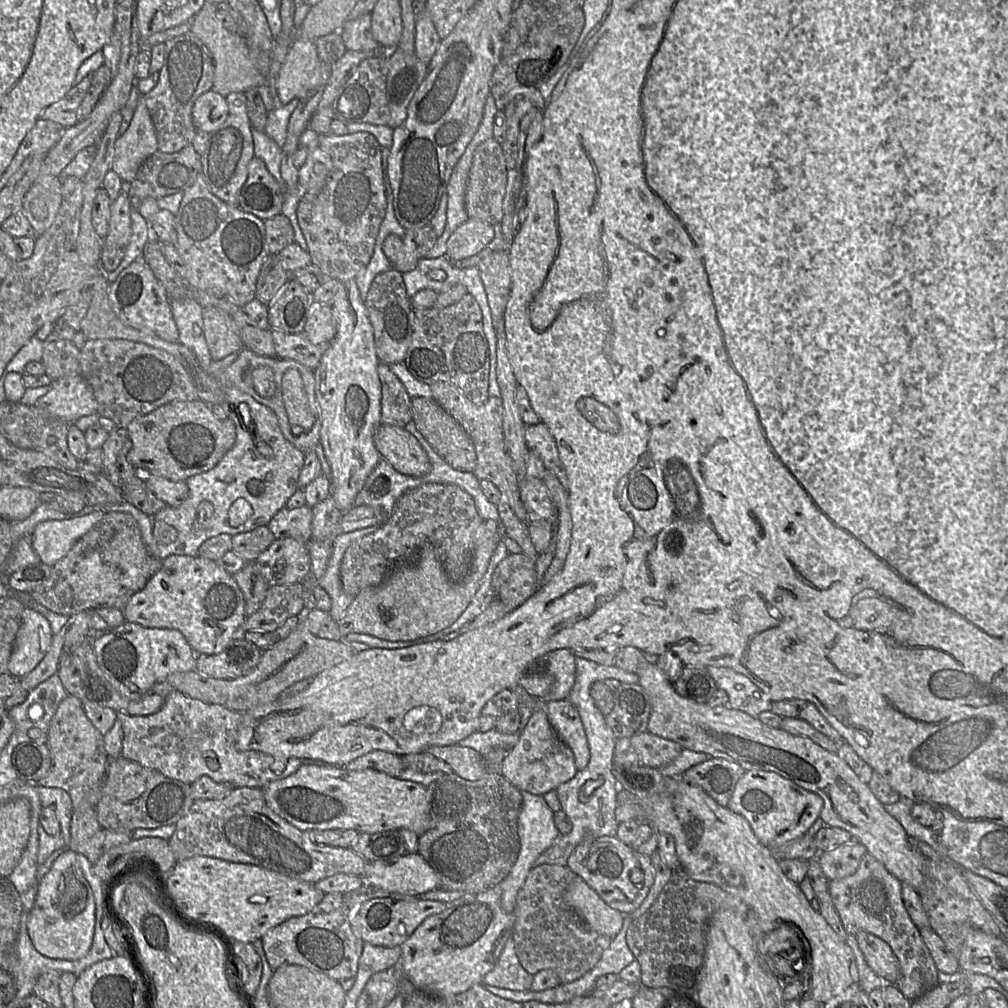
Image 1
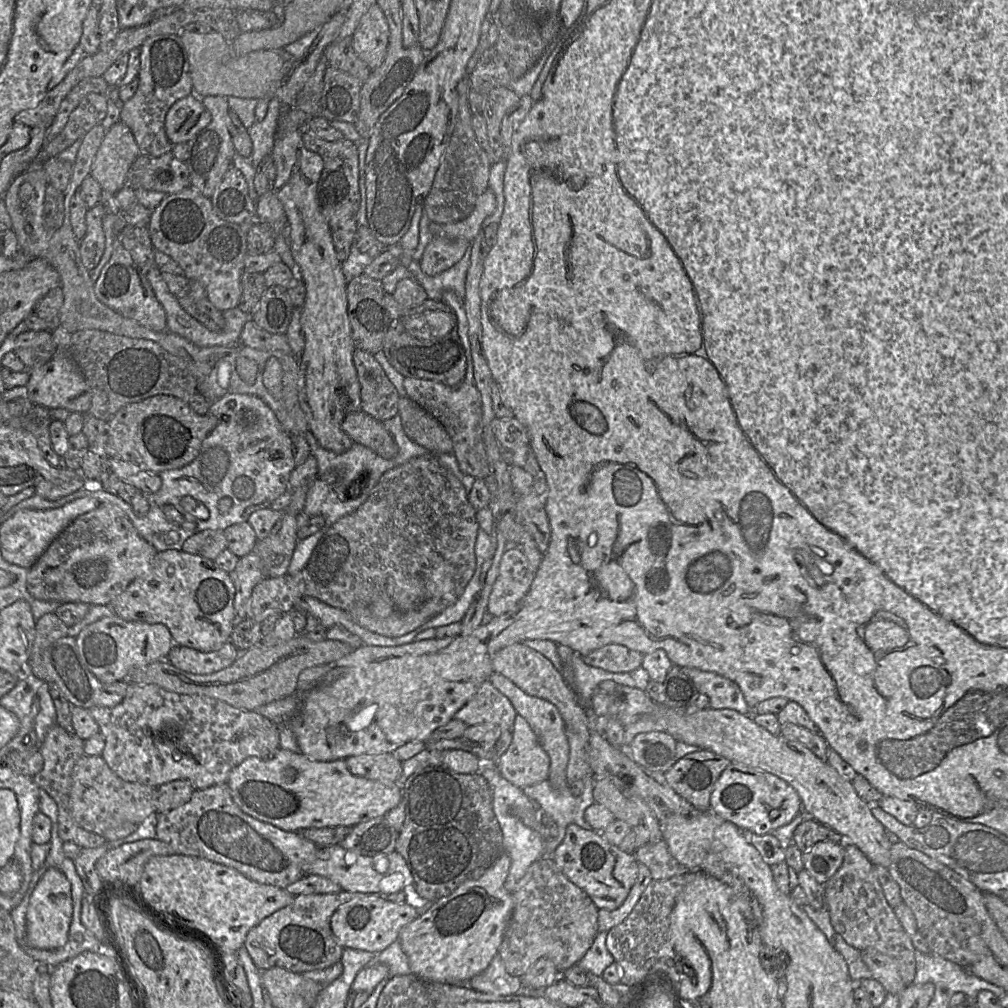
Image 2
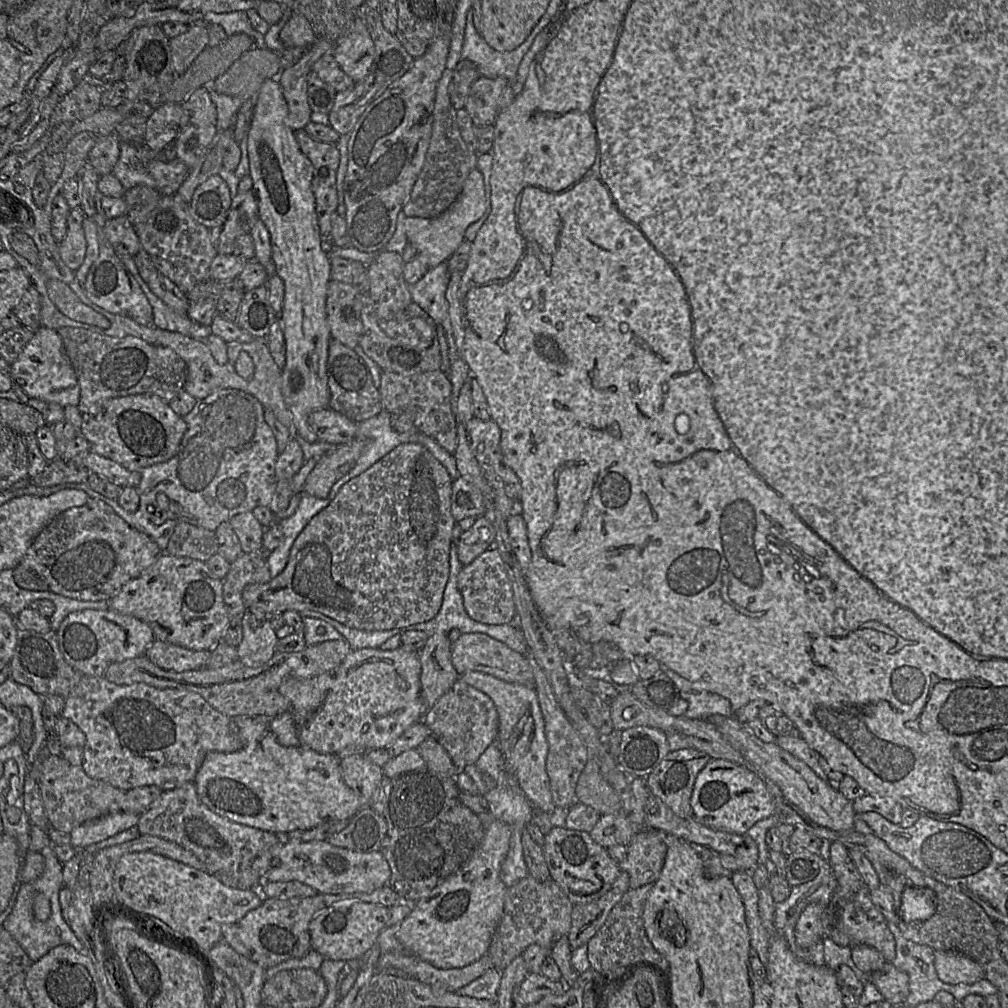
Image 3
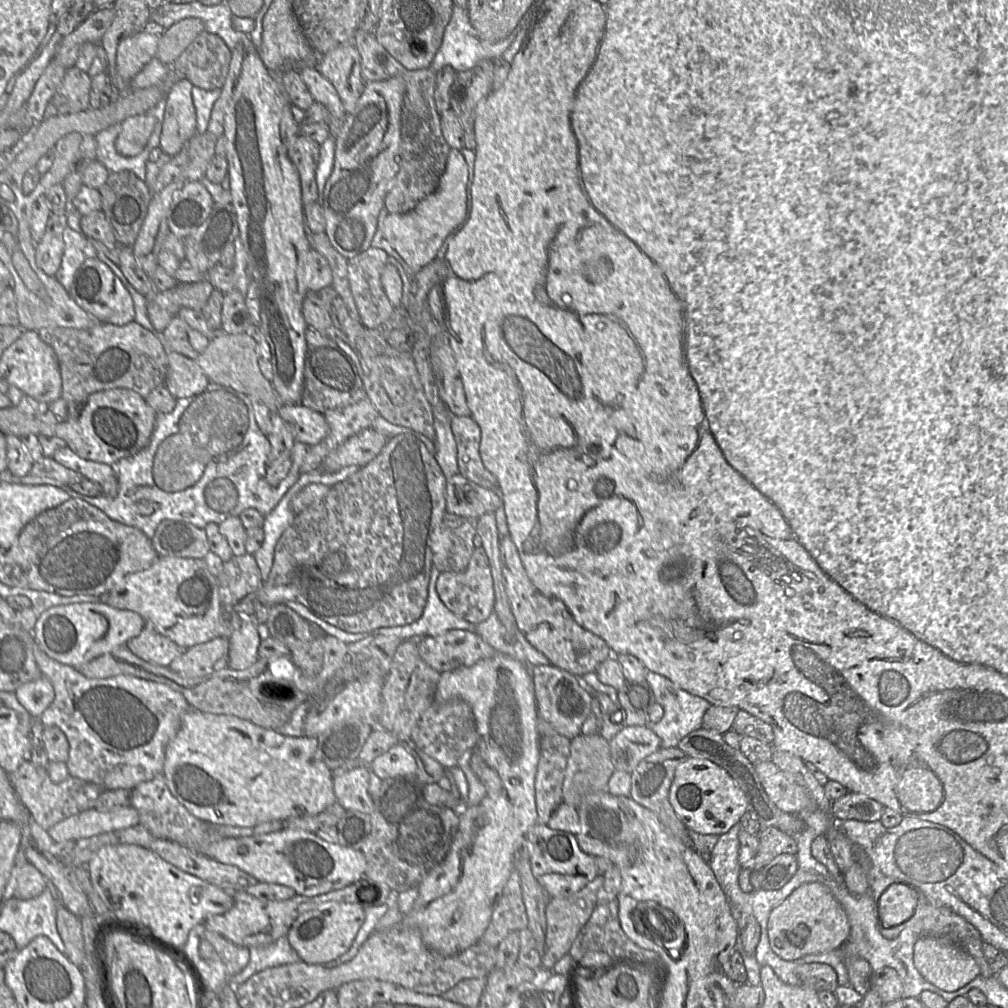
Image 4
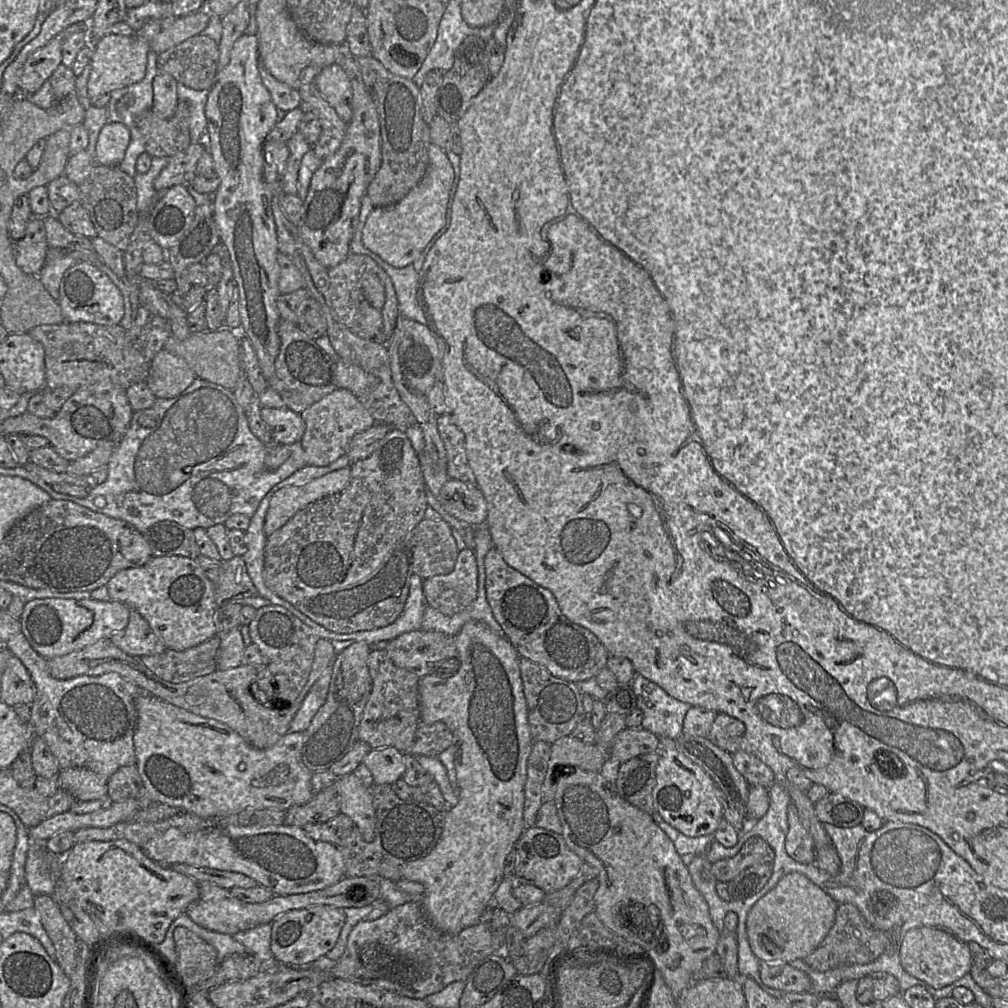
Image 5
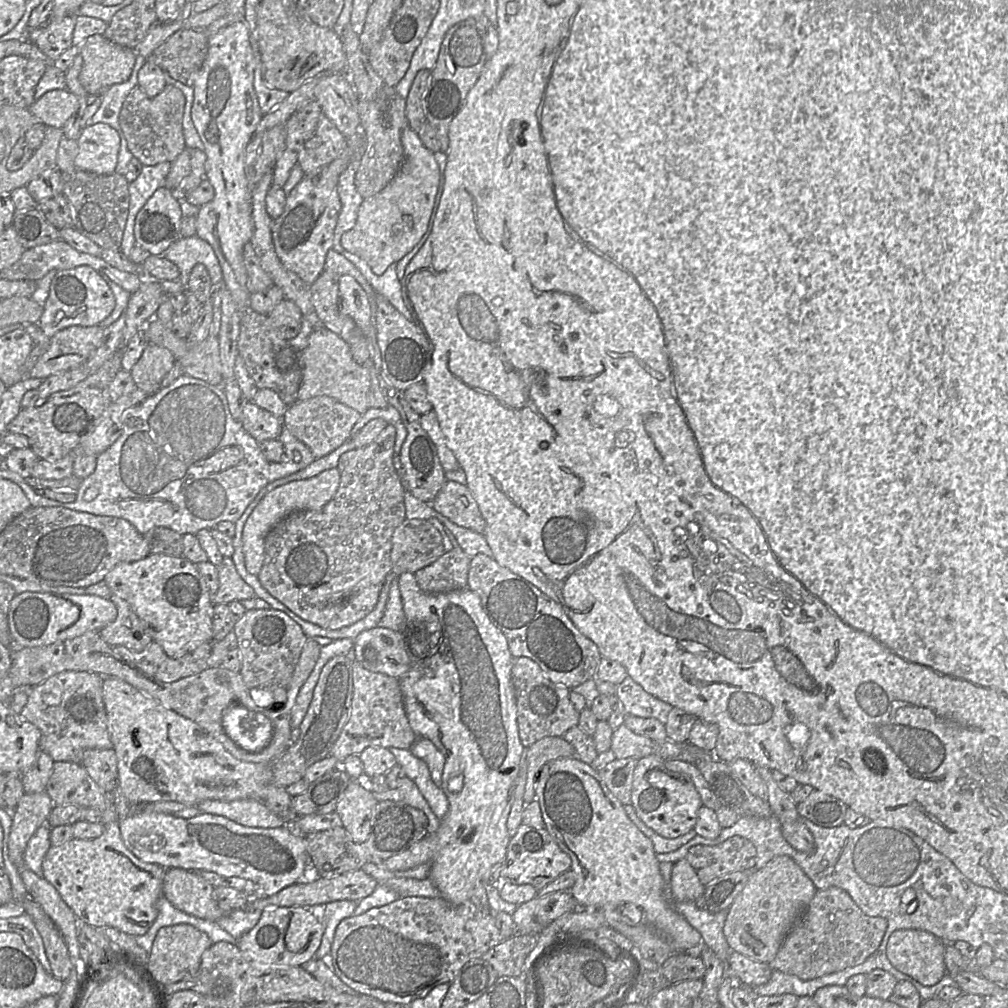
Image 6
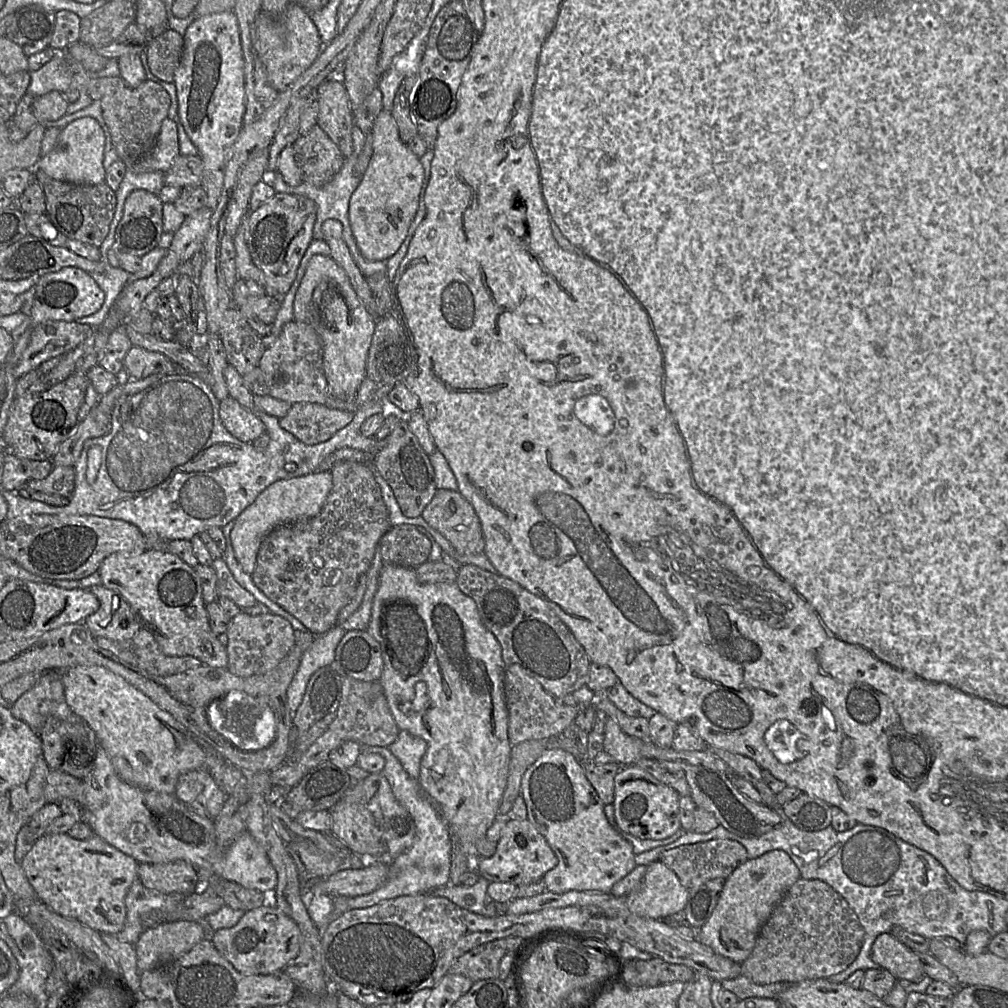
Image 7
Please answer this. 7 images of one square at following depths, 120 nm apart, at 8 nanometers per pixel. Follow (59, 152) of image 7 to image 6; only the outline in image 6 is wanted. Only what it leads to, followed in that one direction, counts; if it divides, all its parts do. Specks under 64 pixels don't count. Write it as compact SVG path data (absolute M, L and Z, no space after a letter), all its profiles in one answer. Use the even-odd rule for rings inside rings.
M98 123L84 127L77 144L78 153L74 161L77 170L95 174L115 172L120 136L111 126Z

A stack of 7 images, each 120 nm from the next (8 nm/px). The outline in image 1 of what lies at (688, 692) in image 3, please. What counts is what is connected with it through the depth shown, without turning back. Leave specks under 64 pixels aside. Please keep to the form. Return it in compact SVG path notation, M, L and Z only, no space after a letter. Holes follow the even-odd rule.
M708 666L706 668L718 689L727 693L727 706L730 708L741 710L752 717L757 717L761 712L770 710L774 701L771 701L745 675L728 667Z

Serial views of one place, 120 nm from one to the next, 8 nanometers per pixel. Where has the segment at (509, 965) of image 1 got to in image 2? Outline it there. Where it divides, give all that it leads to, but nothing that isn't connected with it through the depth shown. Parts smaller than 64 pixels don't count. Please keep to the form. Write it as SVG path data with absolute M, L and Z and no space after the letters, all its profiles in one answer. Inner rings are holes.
M497 953L488 968L470 980L468 987L481 993L508 996L518 992L522 981L520 977L512 976L506 971L503 960Z

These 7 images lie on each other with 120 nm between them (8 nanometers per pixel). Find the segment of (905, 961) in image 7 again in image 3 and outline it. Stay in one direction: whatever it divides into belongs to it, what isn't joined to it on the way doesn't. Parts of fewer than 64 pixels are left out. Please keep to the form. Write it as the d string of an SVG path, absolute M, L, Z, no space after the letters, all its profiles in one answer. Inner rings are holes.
M934 950L934 967L944 983L971 985L984 978L980 963L960 952Z

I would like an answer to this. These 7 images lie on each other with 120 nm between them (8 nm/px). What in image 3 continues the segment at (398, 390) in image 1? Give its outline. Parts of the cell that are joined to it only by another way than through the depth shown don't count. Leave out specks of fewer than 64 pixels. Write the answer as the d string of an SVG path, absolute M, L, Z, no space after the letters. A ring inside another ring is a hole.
M336 341L329 343L327 360L328 408L337 411L354 422L361 423L383 411L381 395L363 358L352 348Z

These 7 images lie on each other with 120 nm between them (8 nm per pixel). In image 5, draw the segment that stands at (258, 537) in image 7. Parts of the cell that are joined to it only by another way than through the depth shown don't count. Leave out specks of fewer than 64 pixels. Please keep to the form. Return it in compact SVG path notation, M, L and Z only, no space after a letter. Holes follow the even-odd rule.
M350 467L337 469L302 485L278 490L270 500L264 532L269 537L285 525L298 511L333 494L343 491L350 483Z

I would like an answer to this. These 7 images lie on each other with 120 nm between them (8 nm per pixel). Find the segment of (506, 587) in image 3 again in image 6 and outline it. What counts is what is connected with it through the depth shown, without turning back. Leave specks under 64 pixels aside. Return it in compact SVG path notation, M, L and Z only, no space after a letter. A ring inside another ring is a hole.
M441 533L445 539L445 553L431 565L417 571L415 579L420 589L429 594L447 593L451 591L463 590L467 588L468 571L471 558L467 556L459 546L453 548L446 533Z

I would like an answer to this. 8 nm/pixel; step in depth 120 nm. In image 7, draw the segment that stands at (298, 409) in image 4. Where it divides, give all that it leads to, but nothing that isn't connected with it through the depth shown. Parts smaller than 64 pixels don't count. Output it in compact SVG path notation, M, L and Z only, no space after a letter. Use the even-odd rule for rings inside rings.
M231 397L220 401L219 415L225 428L242 442L251 443L266 434L265 425L257 414Z

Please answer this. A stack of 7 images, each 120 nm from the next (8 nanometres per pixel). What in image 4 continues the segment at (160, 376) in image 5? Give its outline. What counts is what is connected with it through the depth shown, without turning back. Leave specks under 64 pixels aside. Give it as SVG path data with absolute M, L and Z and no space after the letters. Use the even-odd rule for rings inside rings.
M168 351L167 358L164 387L176 399L194 396L206 389L210 380L195 360L173 351Z

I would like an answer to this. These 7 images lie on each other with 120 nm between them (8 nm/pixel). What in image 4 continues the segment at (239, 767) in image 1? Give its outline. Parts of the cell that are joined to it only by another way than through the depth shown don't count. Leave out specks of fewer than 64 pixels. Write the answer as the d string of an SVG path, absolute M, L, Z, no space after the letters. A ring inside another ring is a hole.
M34 641L33 654L44 677L53 685L55 697L38 717L44 727L60 728L69 744L66 761L69 776L93 783L102 790L129 789L161 776L167 745L175 736L183 715L191 710L185 697L167 685L131 675L105 679L84 676L78 669L50 658Z

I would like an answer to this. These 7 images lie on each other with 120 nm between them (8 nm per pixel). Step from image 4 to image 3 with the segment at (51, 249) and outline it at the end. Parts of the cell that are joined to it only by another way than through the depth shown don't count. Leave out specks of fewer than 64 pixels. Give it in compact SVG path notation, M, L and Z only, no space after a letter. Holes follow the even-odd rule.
M80 207L72 209L67 218L67 234L58 245L62 261L73 271L82 265L86 256L85 219L88 218Z

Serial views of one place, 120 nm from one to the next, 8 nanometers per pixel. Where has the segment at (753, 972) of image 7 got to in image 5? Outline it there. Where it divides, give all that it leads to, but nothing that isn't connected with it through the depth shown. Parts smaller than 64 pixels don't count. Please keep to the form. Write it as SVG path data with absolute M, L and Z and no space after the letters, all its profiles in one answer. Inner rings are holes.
M851 903L838 904L835 922L820 945L803 960L811 968L820 972L867 964L879 957L890 945L886 932L871 926L858 908Z

